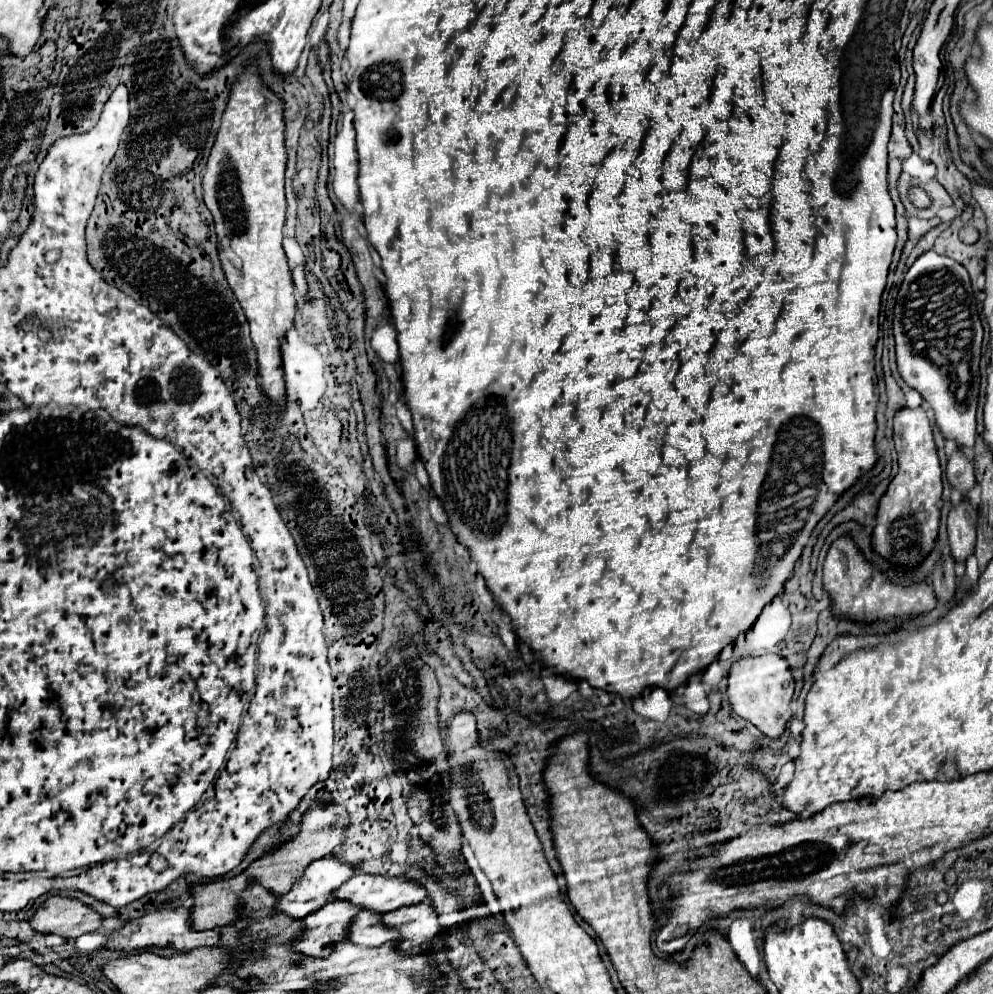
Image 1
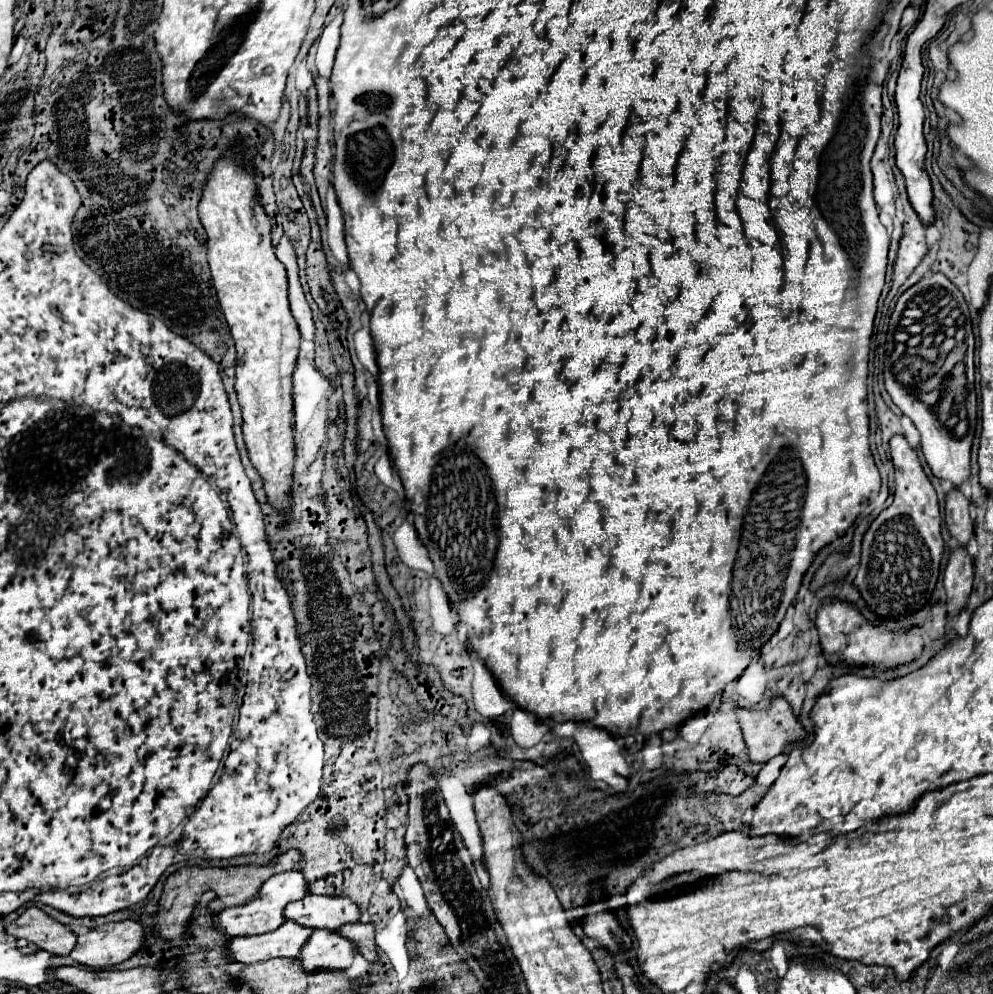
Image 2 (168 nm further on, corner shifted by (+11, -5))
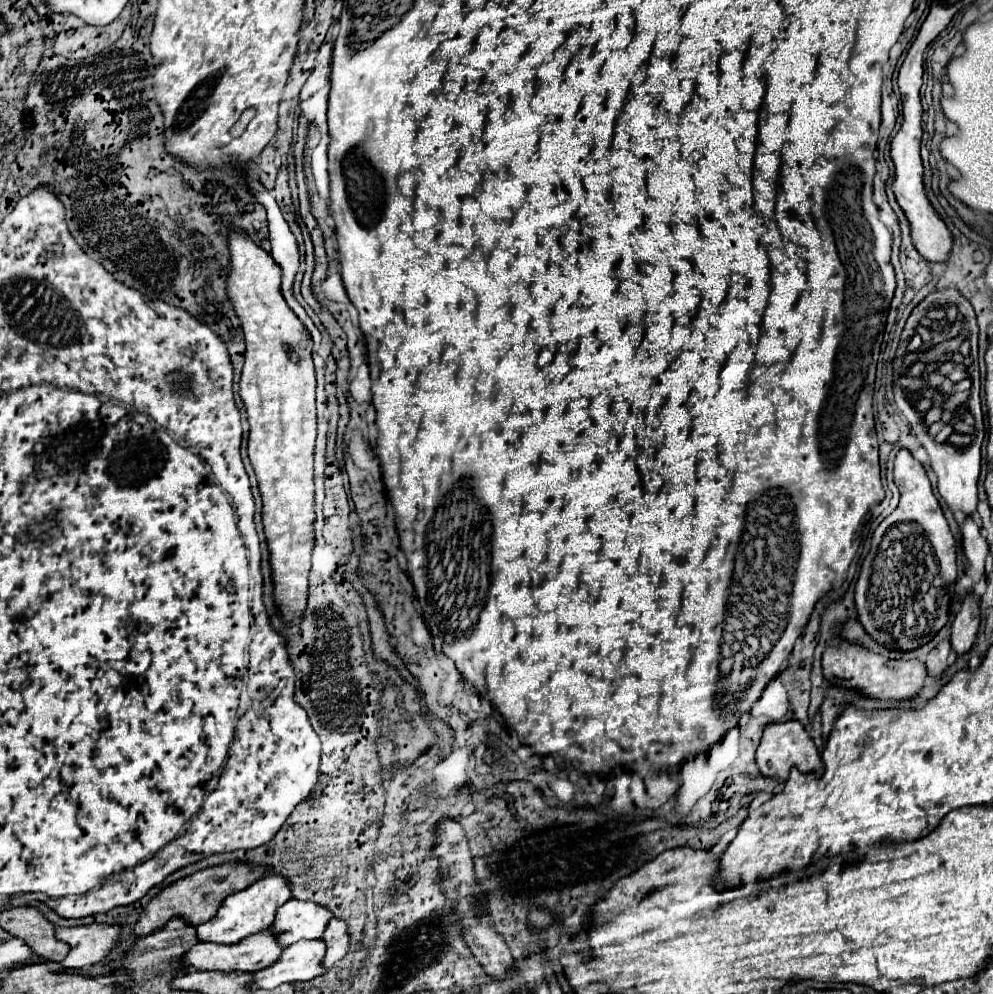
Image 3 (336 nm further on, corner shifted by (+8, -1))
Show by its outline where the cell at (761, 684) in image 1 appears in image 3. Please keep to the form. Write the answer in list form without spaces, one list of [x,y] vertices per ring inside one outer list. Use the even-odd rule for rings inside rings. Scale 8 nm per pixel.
[[[786,721],[786,723],[772,723],[764,729],[760,747],[756,751],[756,763],[760,767],[760,773],[764,777],[772,777],[776,781],[786,781],[790,775],[790,769],[796,767],[800,773],[816,773],[818,777],[824,771],[824,763],[820,759],[820,753],[814,745],[814,741],[808,737],[808,731],[798,721]]]

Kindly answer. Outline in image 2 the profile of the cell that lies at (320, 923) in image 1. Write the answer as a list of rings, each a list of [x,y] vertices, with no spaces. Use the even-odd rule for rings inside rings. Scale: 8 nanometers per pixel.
[[[285,921],[277,931],[255,937],[233,937],[229,941],[231,959],[251,965],[273,957],[297,957],[313,929],[295,921]]]

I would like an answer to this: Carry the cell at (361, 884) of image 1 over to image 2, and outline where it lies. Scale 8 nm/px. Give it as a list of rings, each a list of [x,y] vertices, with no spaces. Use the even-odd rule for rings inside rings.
[[[307,895],[303,901],[295,901],[285,909],[287,919],[297,921],[299,925],[307,925],[313,929],[339,929],[345,923],[359,921],[359,905],[347,895]]]

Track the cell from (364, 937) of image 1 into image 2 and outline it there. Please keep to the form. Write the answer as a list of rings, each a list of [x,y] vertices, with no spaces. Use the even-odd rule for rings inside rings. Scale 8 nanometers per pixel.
[[[315,929],[307,945],[301,949],[301,963],[307,971],[315,969],[347,969],[359,955],[355,941],[343,937],[339,931]]]

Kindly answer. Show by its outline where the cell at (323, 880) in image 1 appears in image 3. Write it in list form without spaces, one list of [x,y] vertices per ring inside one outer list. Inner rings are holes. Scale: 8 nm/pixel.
[[[268,875],[264,879],[258,879],[254,885],[250,885],[248,889],[244,891],[238,891],[230,897],[224,899],[224,903],[220,905],[218,913],[196,927],[198,931],[198,939],[200,941],[206,941],[206,943],[218,943],[218,945],[232,945],[232,943],[238,943],[242,941],[244,937],[248,935],[254,935],[254,933],[260,933],[260,931],[266,931],[268,925],[272,925],[274,921],[274,913],[280,905],[284,905],[288,899],[290,899],[290,887],[286,883],[284,877],[278,877],[278,875]]]

